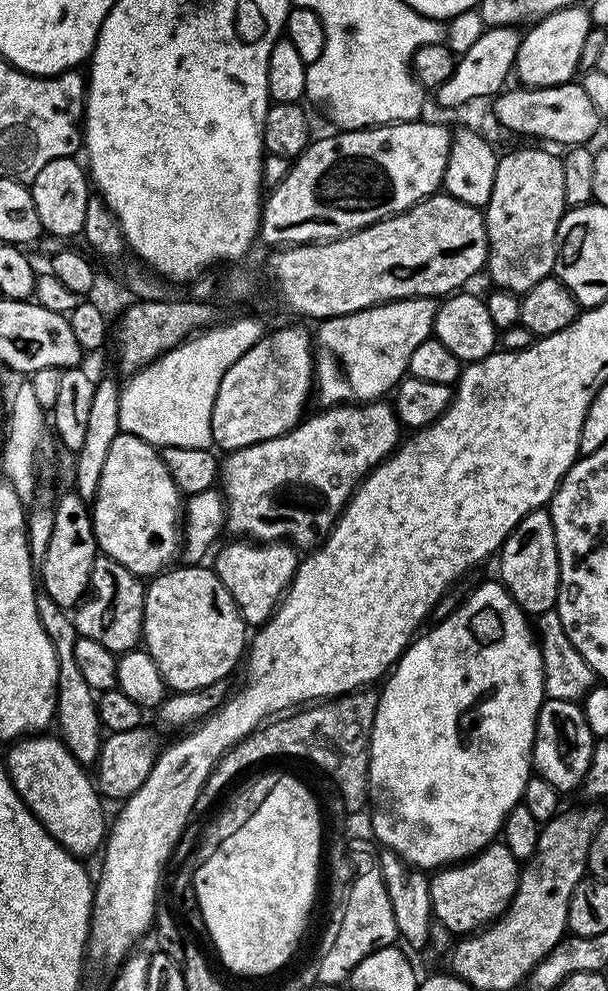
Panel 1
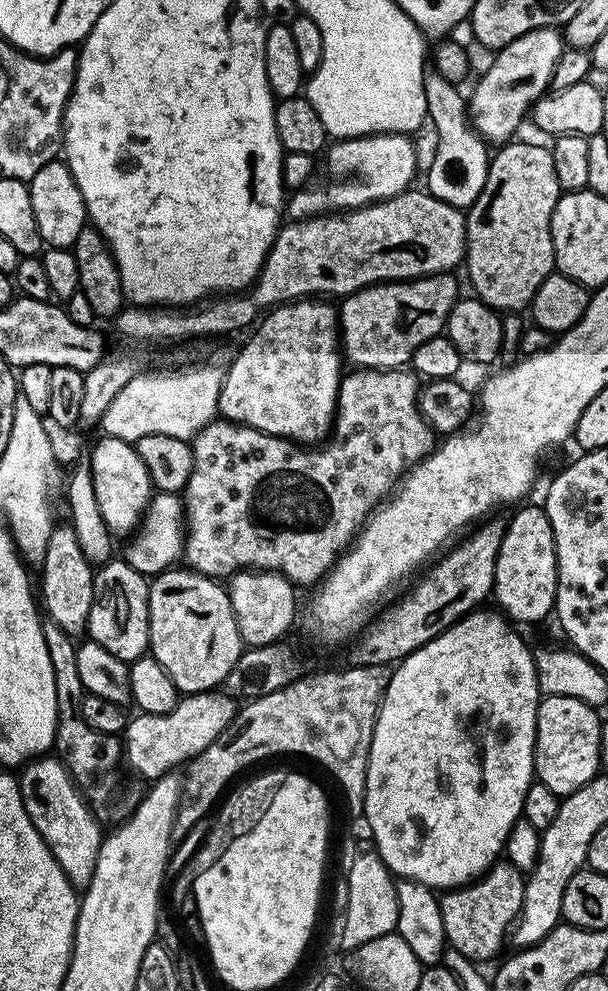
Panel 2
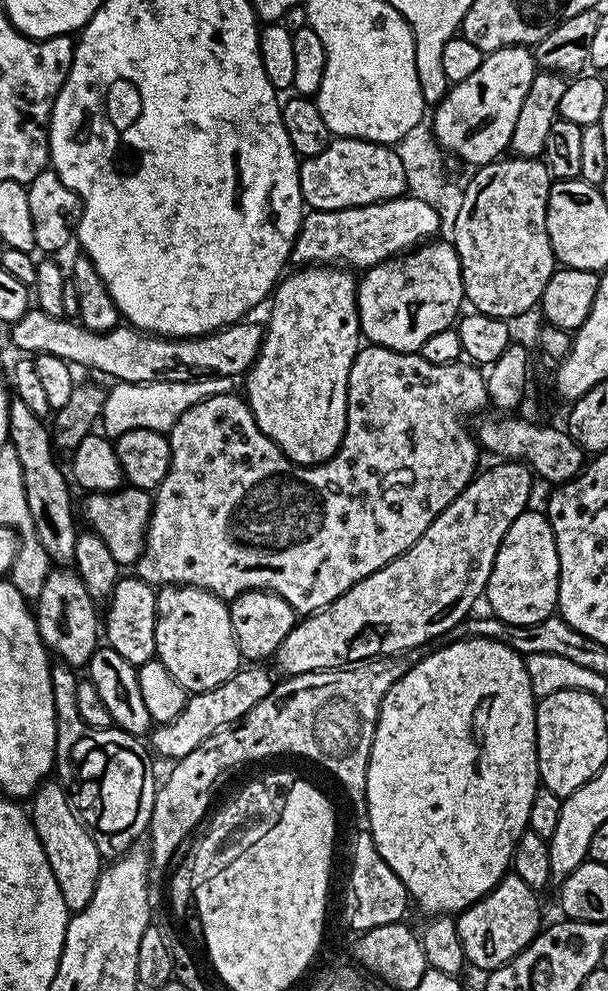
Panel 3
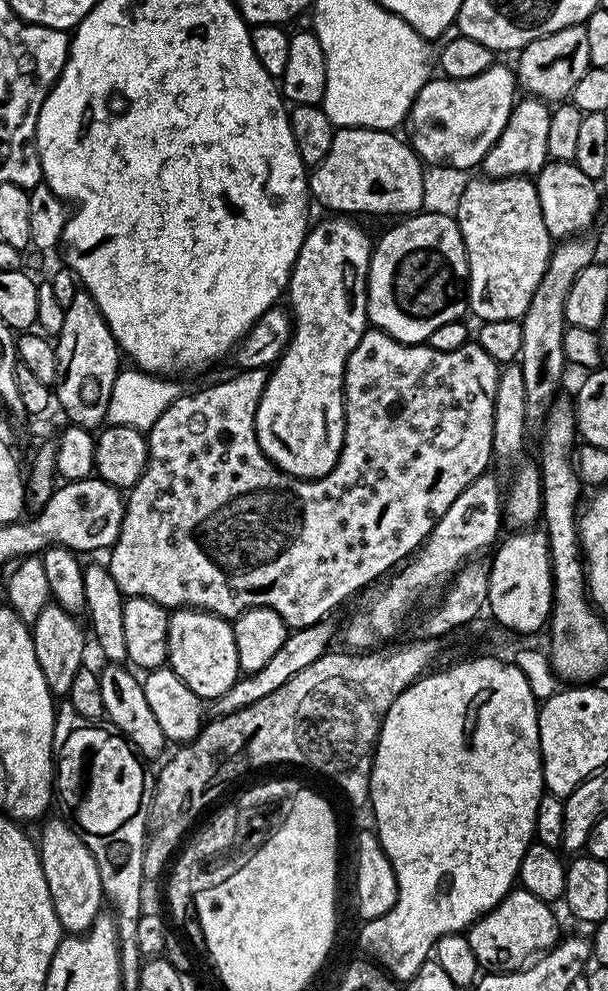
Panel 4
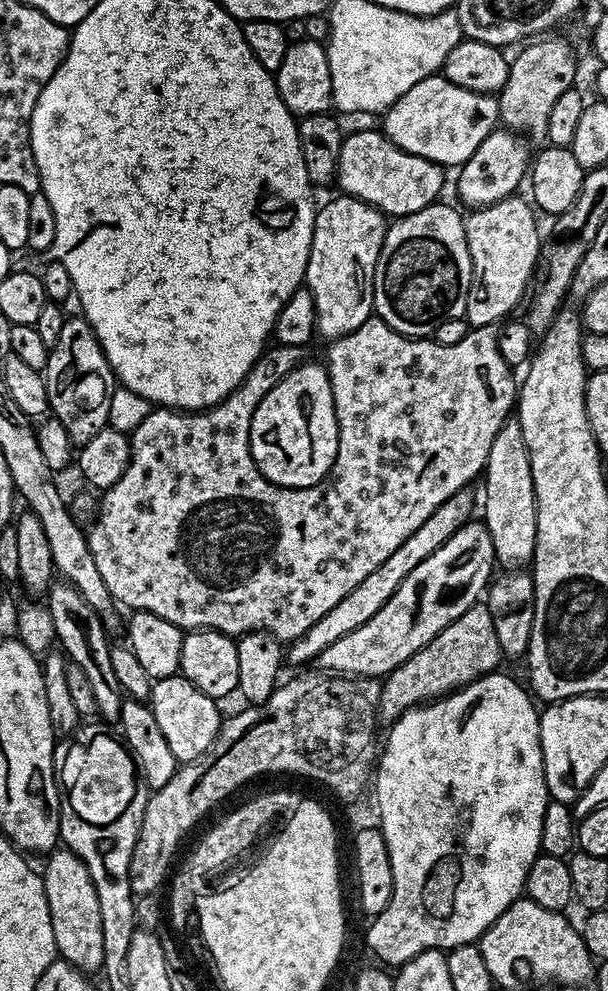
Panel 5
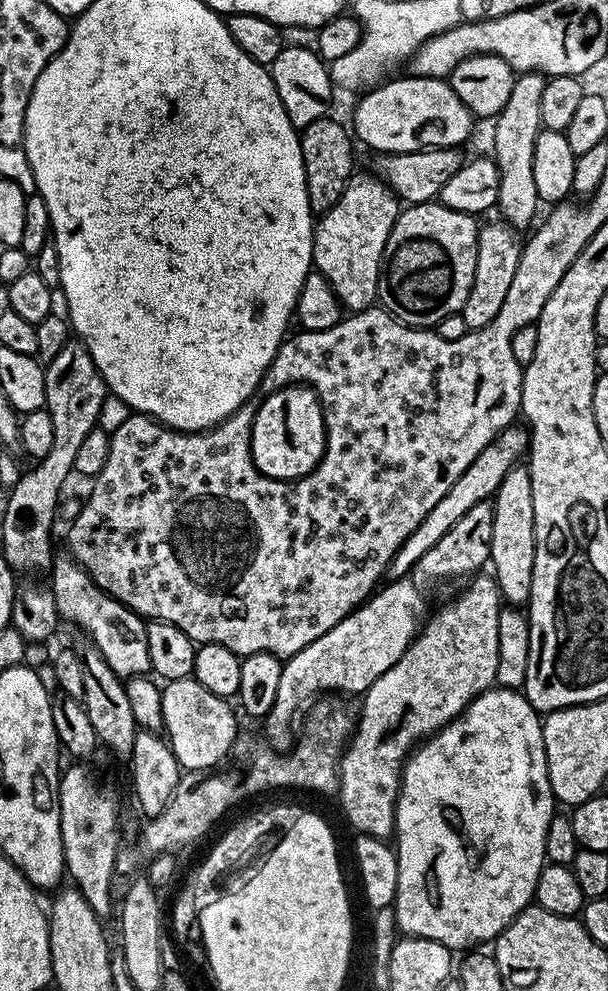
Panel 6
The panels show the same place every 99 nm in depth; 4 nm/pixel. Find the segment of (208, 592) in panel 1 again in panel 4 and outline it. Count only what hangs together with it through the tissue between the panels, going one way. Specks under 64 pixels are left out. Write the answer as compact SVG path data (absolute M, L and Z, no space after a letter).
M177 608L168 617L168 662L167 667L172 669L174 674L178 674L178 678L182 678L182 682L186 682L186 686L190 686L190 690L194 690L194 694L198 694L201 700L205 702L215 702L219 696L226 694L226 690L230 690L230 686L234 686L240 679L242 673L238 666L238 646L234 646L234 630L231 623L225 617L215 616L212 612L202 612L199 608Z

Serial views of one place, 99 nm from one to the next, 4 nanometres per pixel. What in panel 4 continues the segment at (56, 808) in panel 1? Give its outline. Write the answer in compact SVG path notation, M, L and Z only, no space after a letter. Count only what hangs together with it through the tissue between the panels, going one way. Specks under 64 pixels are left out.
M64 820L43 821L44 829L38 836L38 851L42 862L42 874L46 874L46 886L50 886L50 902L54 902L54 914L58 914L61 929L68 934L83 934L90 931L94 922L102 915L106 901L102 890L102 877L98 874L98 862L94 862L94 854L86 850L86 842L78 838L76 828Z

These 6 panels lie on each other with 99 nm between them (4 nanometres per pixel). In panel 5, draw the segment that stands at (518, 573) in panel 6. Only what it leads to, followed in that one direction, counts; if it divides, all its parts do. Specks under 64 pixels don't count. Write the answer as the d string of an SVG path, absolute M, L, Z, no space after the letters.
M509 418L490 442L488 461L484 463L484 516L482 522L490 530L496 563L504 570L524 570L532 563L538 538L538 506L534 494L534 474L530 470L530 454L522 436L519 419Z

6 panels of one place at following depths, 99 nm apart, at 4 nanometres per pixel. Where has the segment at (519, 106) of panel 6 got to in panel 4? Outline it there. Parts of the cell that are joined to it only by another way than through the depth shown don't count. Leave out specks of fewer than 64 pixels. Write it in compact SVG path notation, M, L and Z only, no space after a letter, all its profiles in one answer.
M575 24L530 42L520 49L515 60L516 83L527 95L538 96L545 102L567 101L574 86L582 82L582 74L586 74L590 67L590 45L584 25Z

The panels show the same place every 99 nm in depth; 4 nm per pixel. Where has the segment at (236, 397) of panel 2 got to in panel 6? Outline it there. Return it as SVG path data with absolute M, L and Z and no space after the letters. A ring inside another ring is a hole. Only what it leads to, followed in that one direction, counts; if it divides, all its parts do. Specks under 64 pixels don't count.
M357 175L348 181L342 198L315 221L312 237L315 271L330 281L341 305L352 314L373 307L377 299L380 259L384 256L386 238L390 238L390 230L402 211L396 193L375 175L367 175ZM307 386L279 388L274 394L263 397L258 414L252 418L252 461L264 476L271 480L301 480L318 466L324 453L326 430L320 399L316 392Z

